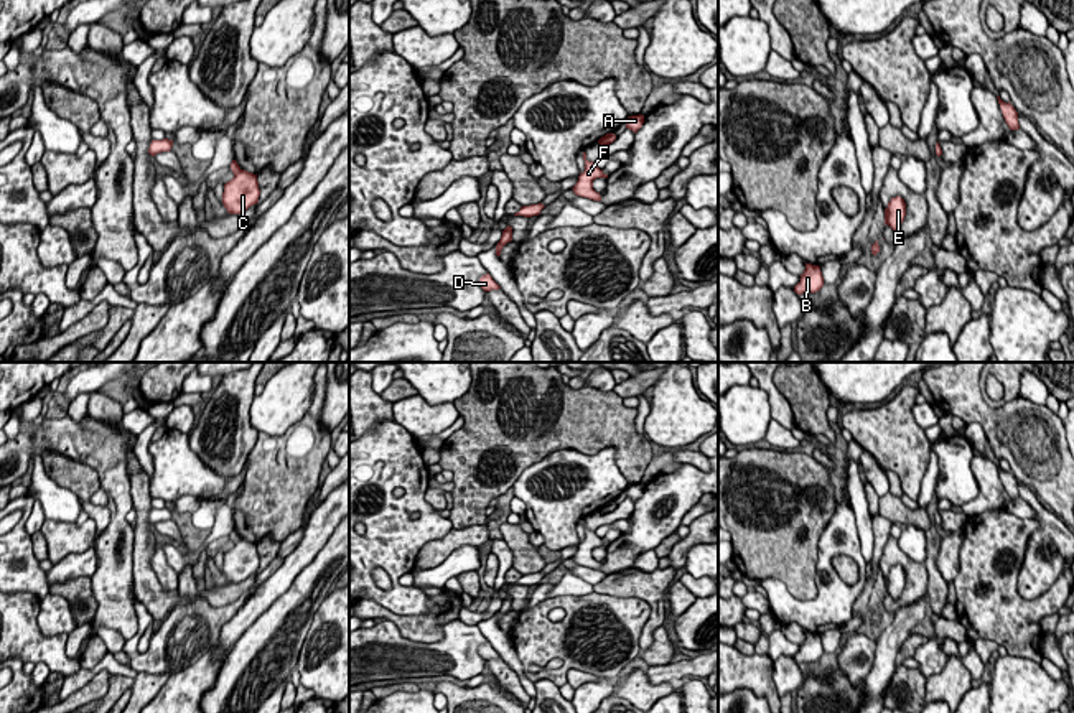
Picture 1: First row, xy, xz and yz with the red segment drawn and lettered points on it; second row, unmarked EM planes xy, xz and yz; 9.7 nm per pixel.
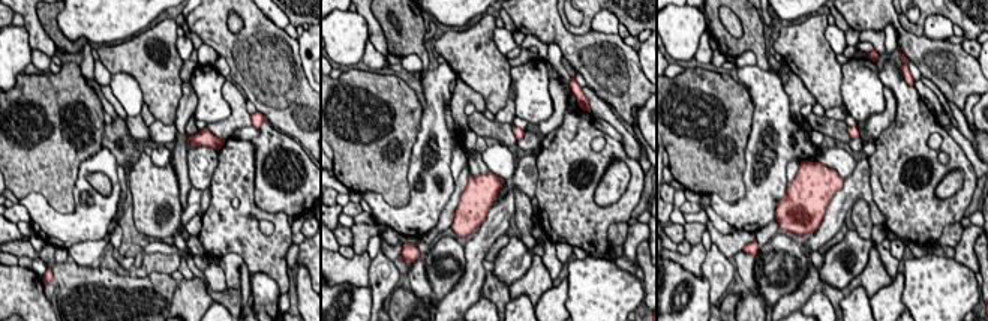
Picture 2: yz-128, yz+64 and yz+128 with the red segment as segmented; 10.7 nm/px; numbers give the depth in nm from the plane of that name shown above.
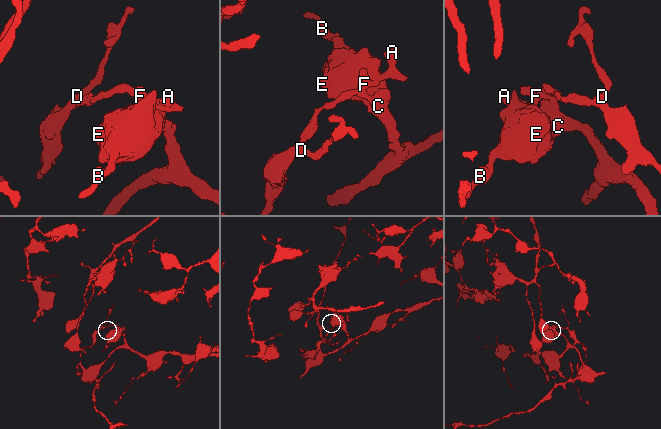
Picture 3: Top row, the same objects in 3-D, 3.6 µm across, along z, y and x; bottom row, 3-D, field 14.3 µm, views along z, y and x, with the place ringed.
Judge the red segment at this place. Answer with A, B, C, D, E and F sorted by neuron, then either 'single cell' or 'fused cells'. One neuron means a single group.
groups A B C E F / D; fused cells

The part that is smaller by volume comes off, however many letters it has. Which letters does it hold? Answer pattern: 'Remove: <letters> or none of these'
Remove: D

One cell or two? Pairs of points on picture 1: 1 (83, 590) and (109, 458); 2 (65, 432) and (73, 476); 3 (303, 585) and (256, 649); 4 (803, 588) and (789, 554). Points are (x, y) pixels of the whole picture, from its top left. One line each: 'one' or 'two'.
1: two
2: two
3: one
4: one

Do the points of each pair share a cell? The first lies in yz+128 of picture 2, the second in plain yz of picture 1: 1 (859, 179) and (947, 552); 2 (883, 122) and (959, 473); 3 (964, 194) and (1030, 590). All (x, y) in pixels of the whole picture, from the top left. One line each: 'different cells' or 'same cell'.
1: same cell
2: different cells
3: different cells

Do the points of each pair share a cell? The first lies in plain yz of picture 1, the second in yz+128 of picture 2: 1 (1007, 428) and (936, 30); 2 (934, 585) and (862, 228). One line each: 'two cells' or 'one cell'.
1: two cells
2: one cell

